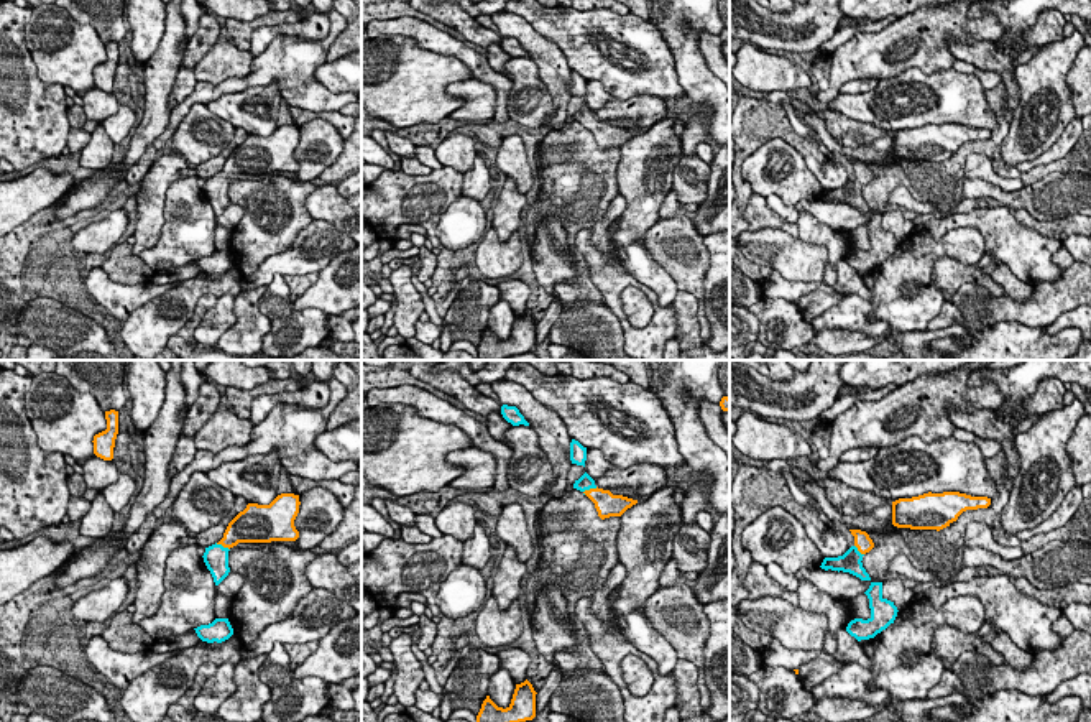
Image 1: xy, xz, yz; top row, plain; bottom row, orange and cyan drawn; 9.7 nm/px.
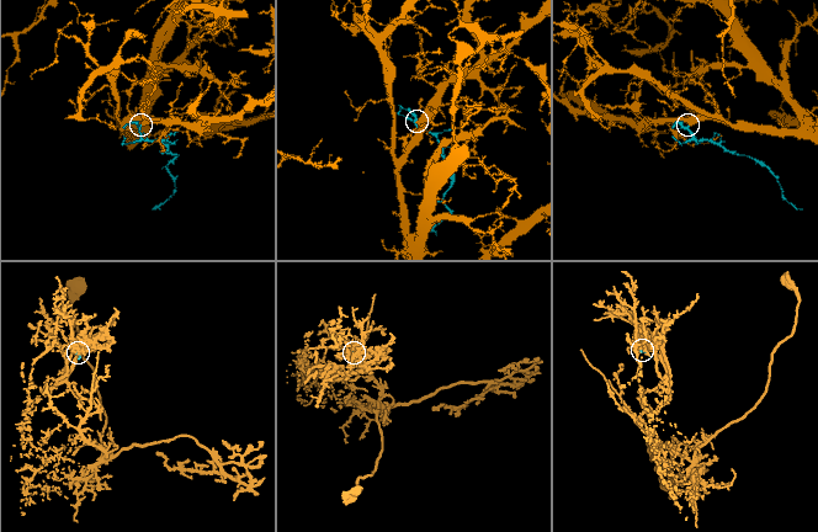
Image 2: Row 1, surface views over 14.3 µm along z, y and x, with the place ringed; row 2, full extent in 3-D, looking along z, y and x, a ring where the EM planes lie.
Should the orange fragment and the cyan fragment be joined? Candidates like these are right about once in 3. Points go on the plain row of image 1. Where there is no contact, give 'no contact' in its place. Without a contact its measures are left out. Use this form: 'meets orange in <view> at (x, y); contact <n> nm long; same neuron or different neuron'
meets orange in xz at (590, 120); contact 160 nm long; same neuron

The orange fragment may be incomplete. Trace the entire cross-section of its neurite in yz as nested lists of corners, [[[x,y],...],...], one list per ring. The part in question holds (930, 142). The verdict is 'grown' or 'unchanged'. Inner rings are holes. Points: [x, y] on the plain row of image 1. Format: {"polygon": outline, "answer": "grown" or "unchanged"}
{"polygon": [[[960,123],[923,125],[892,133],[892,156],[910,161],[943,161],[966,141],[987,140],[991,130]]], "answer": "unchanged"}

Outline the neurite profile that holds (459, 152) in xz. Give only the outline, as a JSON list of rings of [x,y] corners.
[[[463,133],[447,137],[435,148],[435,156],[442,166],[450,166],[462,174],[473,168],[476,155],[475,140]]]

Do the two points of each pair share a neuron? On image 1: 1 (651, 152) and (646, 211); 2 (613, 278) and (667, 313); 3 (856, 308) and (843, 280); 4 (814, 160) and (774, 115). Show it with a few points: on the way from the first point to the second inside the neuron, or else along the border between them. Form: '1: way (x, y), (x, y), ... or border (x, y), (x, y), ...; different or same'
1: way (648, 166), (646, 196); same
2: way (628, 280), (641, 286), (654, 301); same
3: border (845, 295), (858, 295), (870, 301); different
4: way (804, 148), (782, 127); same

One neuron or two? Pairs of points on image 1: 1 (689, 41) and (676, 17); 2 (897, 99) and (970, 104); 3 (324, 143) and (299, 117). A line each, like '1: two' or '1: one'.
1: one
2: one
3: two

